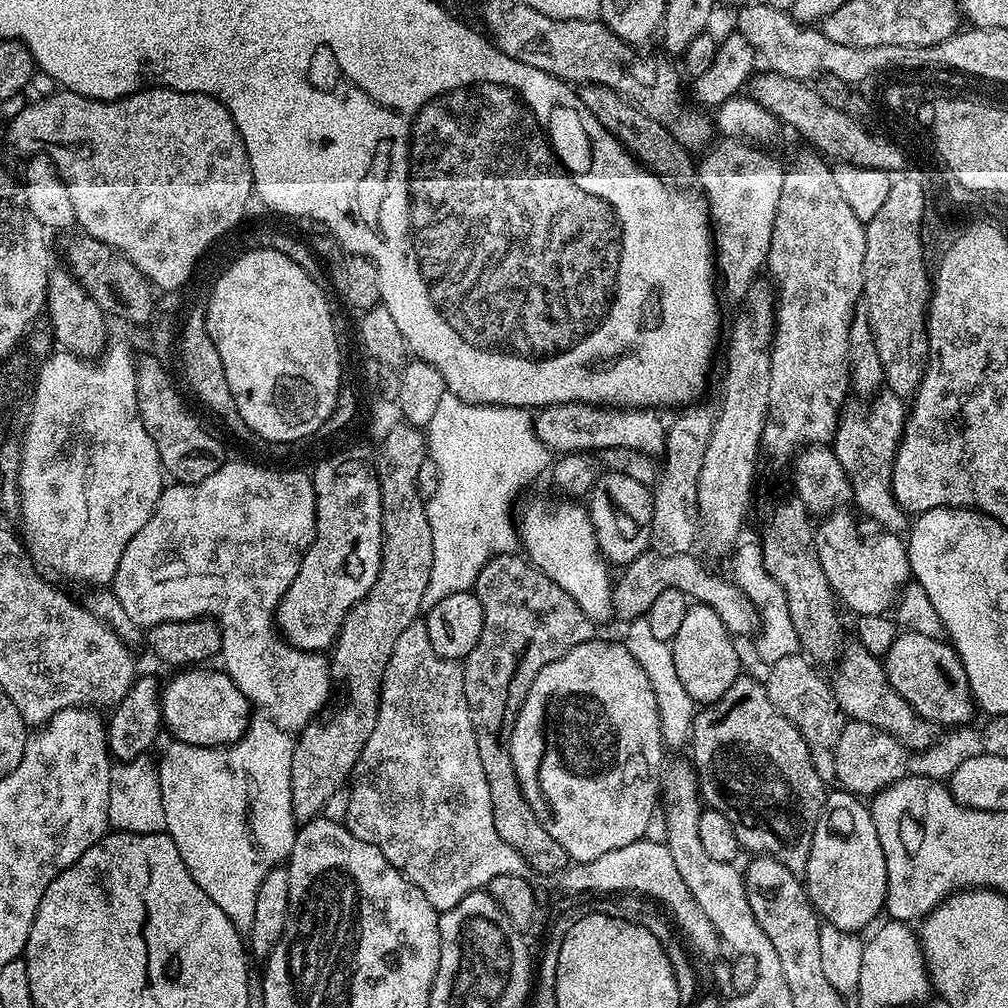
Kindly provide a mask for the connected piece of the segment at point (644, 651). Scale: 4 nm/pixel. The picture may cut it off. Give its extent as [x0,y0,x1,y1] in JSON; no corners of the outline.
[624,617,696,749]

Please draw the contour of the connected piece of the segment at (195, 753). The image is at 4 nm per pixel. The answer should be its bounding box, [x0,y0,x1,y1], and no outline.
[158,714,298,934]

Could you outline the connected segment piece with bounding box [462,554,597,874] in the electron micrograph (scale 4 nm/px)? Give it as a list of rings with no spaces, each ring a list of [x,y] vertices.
[[[509,554],[507,556],[496,556],[490,562],[486,562],[486,566],[482,568],[476,579],[474,589],[478,602],[482,602],[484,607],[484,621],[482,622],[482,634],[478,638],[478,646],[474,646],[474,650],[470,650],[470,654],[464,657],[462,667],[464,670],[464,689],[466,690],[466,702],[470,706],[470,718],[474,722],[474,734],[478,742],[478,758],[482,758],[482,771],[486,774],[486,782],[490,785],[490,798],[494,802],[494,824],[498,830],[498,834],[510,846],[514,846],[514,850],[518,850],[518,854],[522,854],[522,858],[527,862],[529,869],[536,872],[553,872],[559,874],[569,867],[570,861],[566,850],[562,850],[562,846],[558,846],[558,842],[546,830],[546,826],[542,826],[542,822],[534,814],[534,810],[530,806],[530,802],[526,802],[522,786],[518,782],[518,774],[514,770],[514,762],[512,761],[512,731],[516,725],[516,719],[520,713],[522,702],[526,702],[530,686],[534,686],[534,678],[538,678],[538,674],[546,666],[550,666],[550,662],[554,662],[558,658],[566,655],[571,648],[578,646],[582,642],[593,639],[597,635],[597,625],[589,616],[584,613],[582,606],[578,606],[578,602],[574,602],[574,598],[570,598],[570,594],[566,594],[566,590],[562,590],[562,586],[558,586],[558,582],[554,582],[550,578],[546,578],[546,574],[542,574],[542,570],[532,567],[531,563],[523,555]]]

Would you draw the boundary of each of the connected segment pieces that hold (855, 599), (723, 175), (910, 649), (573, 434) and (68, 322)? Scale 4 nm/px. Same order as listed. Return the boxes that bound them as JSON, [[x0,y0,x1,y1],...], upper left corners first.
[[814,510,912,616],[698,138,786,302],[882,631,978,726],[534,404,666,454],[46,267,110,360]]

